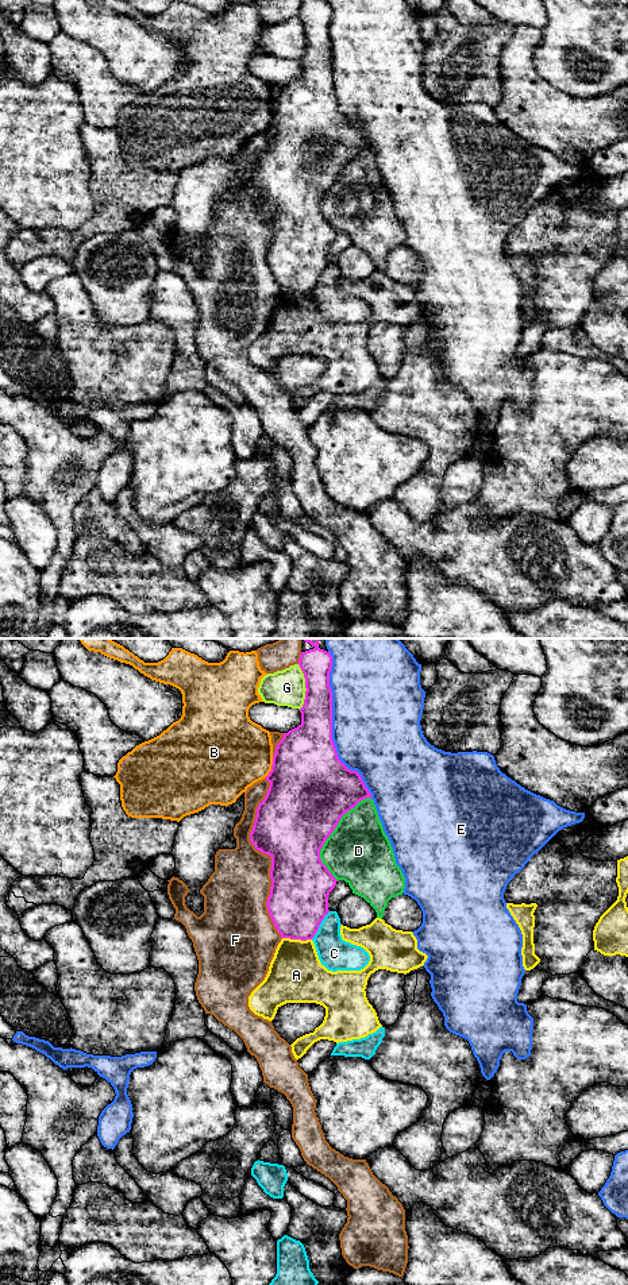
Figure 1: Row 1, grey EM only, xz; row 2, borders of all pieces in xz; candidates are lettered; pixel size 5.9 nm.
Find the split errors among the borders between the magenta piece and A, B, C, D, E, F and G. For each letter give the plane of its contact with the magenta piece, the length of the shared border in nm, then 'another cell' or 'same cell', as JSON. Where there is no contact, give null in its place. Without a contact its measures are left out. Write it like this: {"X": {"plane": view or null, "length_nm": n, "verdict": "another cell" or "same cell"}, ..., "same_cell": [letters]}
{"A": {"plane": "xz", "length_nm": 180, "verdict": "another cell"}, "B": {"plane": "xz", "length_nm": 150, "verdict": "another cell"}, "C": {"plane": "xz", "length_nm": 200, "verdict": "another cell"}, "D": {"plane": "xz", "length_nm": 550, "verdict": "another cell"}, "E": {"plane": "xz", "length_nm": 900, "verdict": "another cell"}, "F": {"plane": "xz", "length_nm": 950, "verdict": "another cell"}, "G": {"plane": "xz", "length_nm": 280, "verdict": "another cell"}, "same_cell": []}

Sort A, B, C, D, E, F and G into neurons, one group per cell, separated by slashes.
A / B / C / D / E / F / G

